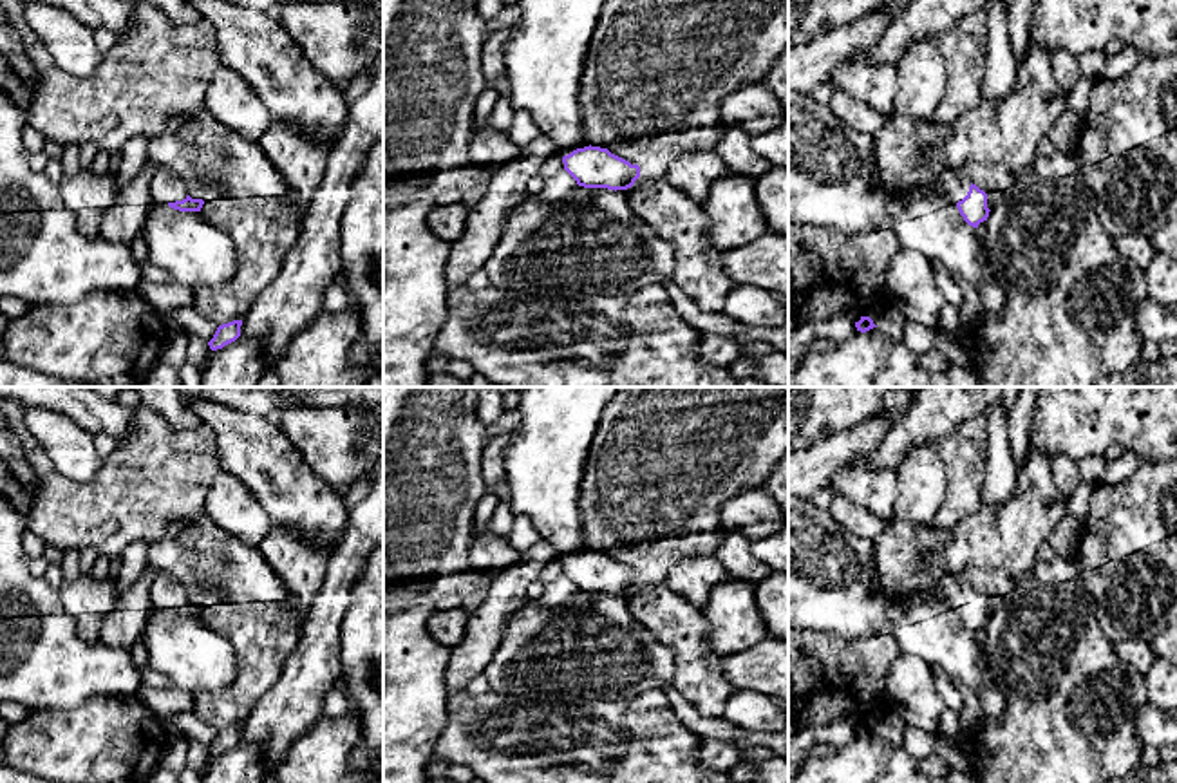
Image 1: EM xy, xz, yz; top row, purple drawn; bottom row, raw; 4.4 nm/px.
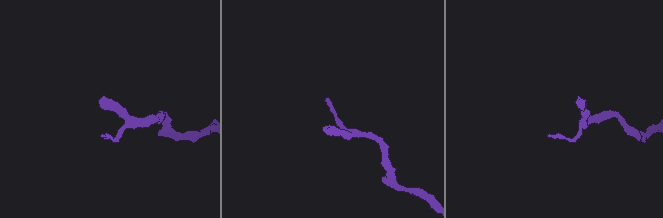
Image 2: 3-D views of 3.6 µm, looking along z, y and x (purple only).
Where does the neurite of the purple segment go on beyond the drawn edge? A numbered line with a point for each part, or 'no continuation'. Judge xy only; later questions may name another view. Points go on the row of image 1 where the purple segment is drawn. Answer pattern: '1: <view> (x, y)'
1: xy (165, 187)

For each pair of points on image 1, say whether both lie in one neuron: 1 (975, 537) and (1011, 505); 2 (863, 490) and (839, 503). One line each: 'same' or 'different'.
1: same
2: different

